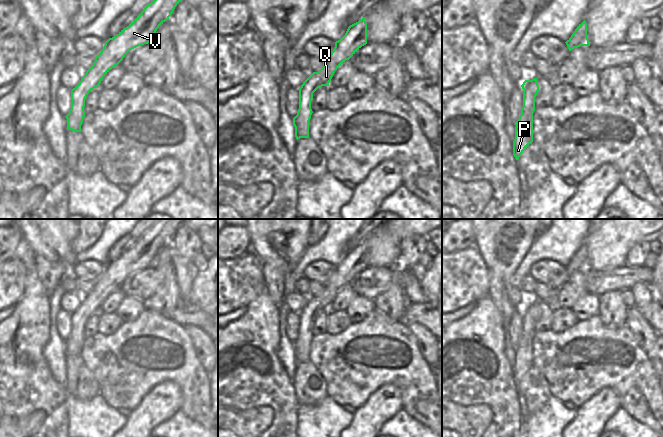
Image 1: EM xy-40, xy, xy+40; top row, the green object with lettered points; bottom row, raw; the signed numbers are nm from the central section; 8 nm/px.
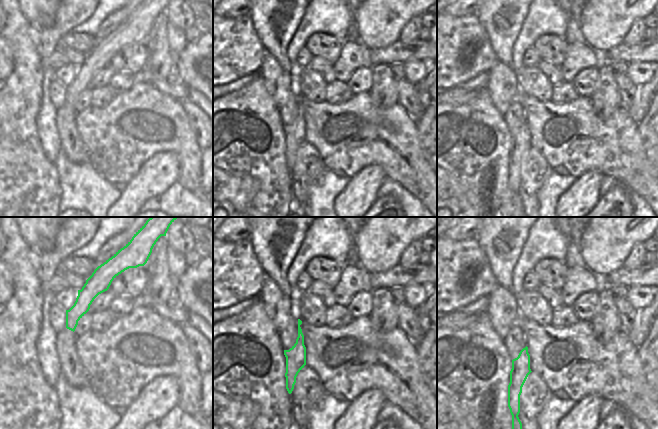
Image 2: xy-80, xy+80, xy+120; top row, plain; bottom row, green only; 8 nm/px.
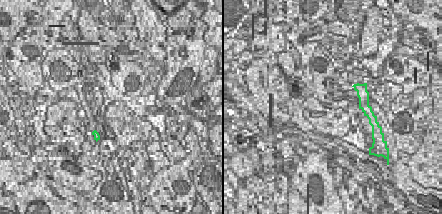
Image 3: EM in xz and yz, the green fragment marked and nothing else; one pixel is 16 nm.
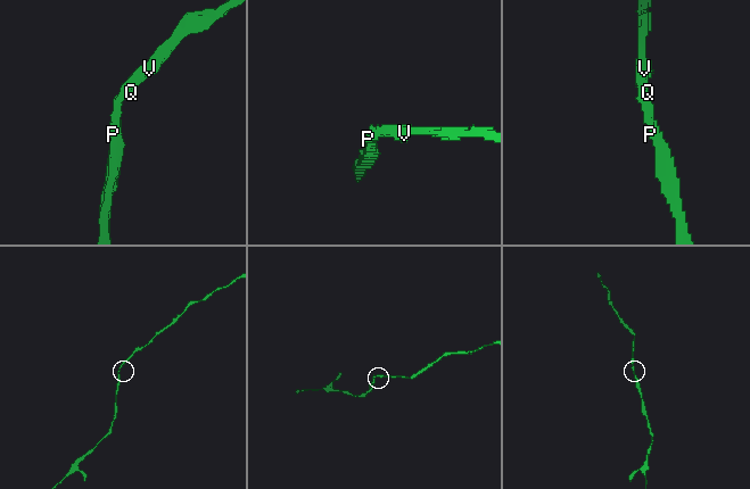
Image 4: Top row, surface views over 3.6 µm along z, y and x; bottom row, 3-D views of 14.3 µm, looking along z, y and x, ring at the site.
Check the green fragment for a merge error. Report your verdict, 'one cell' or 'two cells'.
one cell

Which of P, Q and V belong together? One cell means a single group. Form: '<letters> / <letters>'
P Q V

